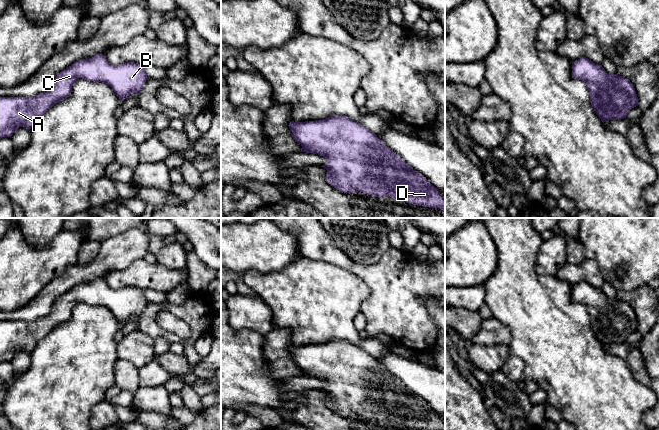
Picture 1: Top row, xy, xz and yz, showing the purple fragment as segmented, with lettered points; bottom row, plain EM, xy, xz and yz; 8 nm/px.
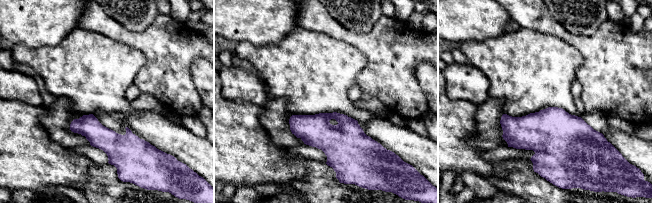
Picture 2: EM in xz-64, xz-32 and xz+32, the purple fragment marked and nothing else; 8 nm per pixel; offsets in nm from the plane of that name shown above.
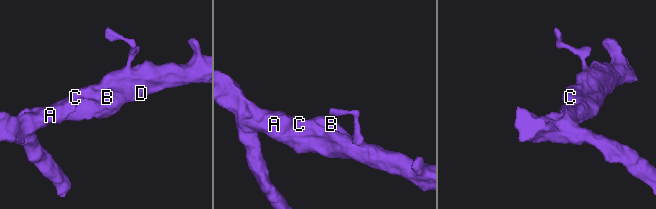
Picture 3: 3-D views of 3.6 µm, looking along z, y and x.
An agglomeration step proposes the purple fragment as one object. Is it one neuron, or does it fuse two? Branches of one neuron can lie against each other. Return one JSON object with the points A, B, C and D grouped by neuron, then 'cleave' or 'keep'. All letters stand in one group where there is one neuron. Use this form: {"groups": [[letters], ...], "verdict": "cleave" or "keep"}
{"groups": [["A", "B", "C", "D"]], "verdict": "keep"}

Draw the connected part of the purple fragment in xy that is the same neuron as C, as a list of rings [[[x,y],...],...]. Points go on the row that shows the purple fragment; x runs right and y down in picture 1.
[[[99,53],[92,58],[80,59],[59,72],[48,91],[34,97],[1,97],[0,96],[0,138],[10,137],[19,128],[31,129],[37,120],[49,111],[56,103],[68,98],[72,92],[74,82],[82,78],[87,81],[102,82],[112,88],[119,99],[123,101],[134,93],[140,94],[145,82],[149,79],[143,65],[127,62],[113,65],[106,57]]]

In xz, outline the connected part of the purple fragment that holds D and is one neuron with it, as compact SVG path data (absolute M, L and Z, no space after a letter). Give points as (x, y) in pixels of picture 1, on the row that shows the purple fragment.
M331 116L322 120L289 123L294 140L302 148L301 152L314 153L327 158L327 164L322 165L327 170L327 182L337 190L345 193L363 192L367 195L388 196L400 199L409 204L438 208L445 211L445 198L421 173L413 170L400 156L388 148L376 134L364 125L346 116Z

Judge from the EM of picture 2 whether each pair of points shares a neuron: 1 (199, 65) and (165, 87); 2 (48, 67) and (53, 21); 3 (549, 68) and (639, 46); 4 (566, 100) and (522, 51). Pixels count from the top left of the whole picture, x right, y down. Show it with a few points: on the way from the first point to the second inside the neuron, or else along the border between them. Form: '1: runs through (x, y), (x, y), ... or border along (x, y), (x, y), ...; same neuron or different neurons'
1: border along (203, 57), (198, 57), (190, 68), (199, 92); different neurons
2: border along (69, 33), (52, 46), (27, 47); different neurons
3: border along (567, 43), (583, 57), (576, 78); different neurons
4: runs through (554, 88), (529, 63); same neuron

